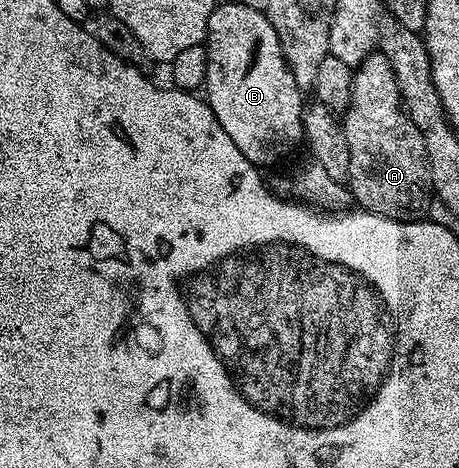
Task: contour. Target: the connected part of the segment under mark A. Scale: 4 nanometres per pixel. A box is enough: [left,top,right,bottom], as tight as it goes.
[343,53,429,217]

